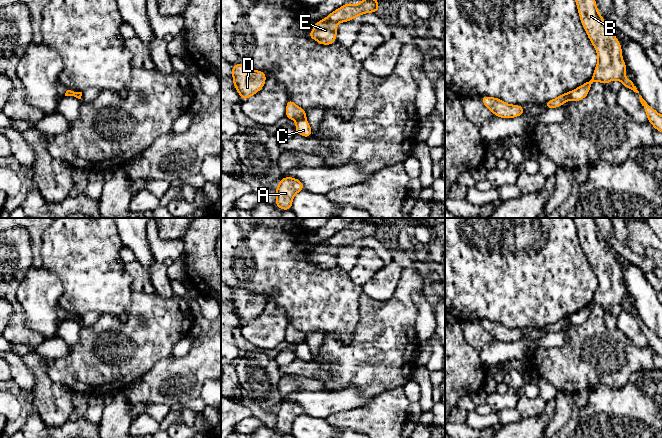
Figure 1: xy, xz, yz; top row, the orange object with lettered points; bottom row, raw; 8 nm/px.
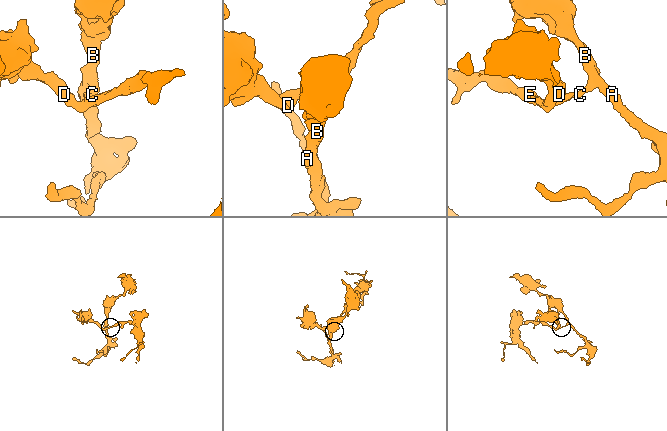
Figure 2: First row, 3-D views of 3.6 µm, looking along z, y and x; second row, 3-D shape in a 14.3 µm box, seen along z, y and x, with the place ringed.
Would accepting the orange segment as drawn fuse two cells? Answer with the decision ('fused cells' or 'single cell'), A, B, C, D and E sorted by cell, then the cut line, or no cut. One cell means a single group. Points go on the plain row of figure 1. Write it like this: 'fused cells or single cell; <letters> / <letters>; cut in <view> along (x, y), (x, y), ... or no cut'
fused cells; A B C / D E; cut in xz along (305, 341), (297, 344)

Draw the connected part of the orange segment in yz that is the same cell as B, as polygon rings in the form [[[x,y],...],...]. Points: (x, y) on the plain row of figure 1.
[[[593,218],[571,219],[576,225],[583,252],[597,276],[598,286],[592,302],[569,316],[570,324],[577,326],[584,323],[593,305],[599,305],[605,309],[610,305],[620,304],[623,311],[639,317],[634,306],[625,301],[627,290],[622,282],[621,268],[599,238]]]

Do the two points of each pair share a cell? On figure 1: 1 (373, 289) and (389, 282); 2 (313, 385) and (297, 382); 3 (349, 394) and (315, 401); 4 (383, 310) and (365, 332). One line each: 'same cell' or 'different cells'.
1: same cell
2: same cell
3: same cell
4: same cell

